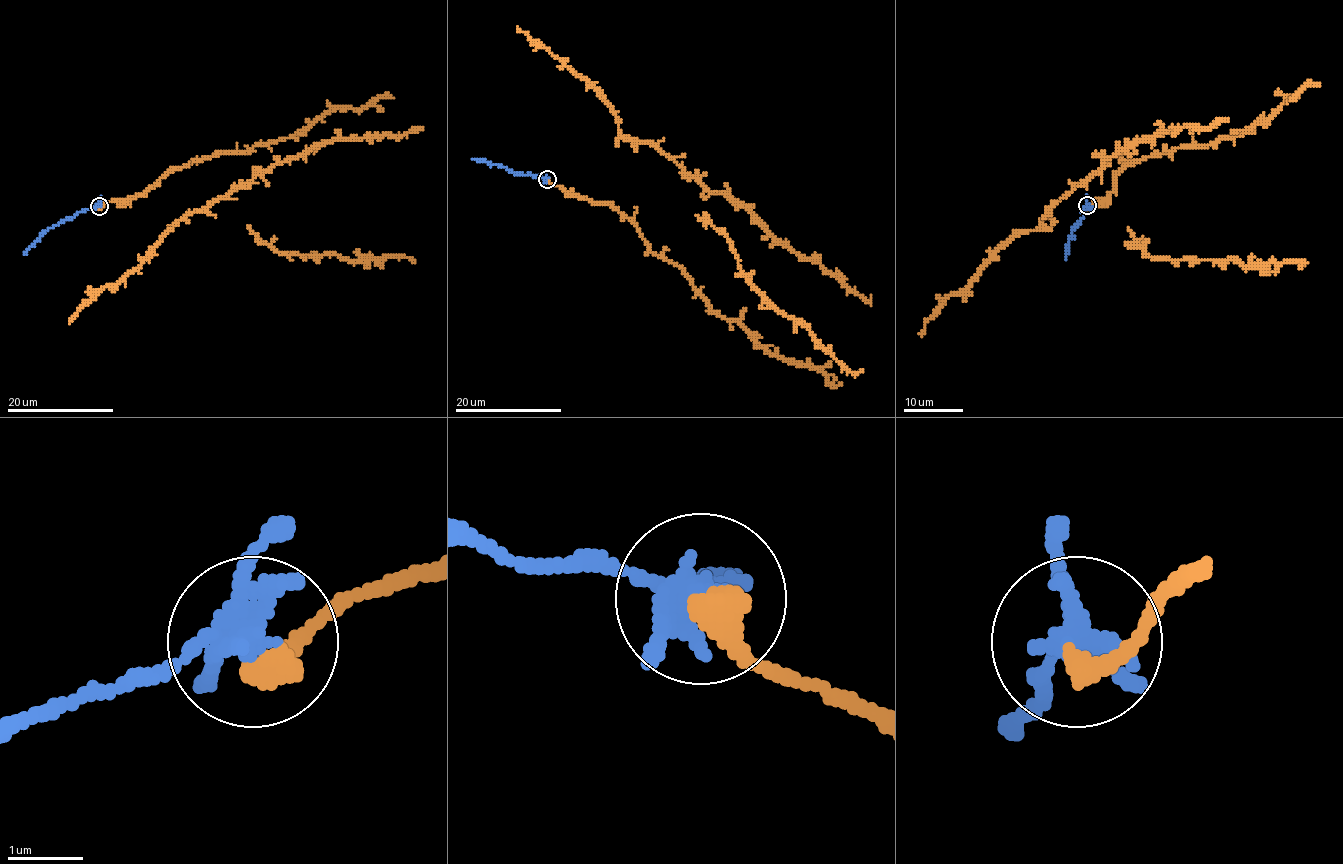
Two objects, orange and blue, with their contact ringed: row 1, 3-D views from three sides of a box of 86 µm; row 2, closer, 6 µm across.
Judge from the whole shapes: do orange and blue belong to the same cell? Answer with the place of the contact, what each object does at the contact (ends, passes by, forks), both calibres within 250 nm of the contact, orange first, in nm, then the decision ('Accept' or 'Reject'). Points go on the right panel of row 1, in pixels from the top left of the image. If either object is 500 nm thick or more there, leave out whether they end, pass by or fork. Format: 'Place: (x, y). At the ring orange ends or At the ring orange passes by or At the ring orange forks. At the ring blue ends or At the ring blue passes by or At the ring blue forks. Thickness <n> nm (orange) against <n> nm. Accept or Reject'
Place: (1087, 205). At the ring orange ends. At the ring blue passes by. Thickness 400 nm (orange) against 320 nm. Reject

